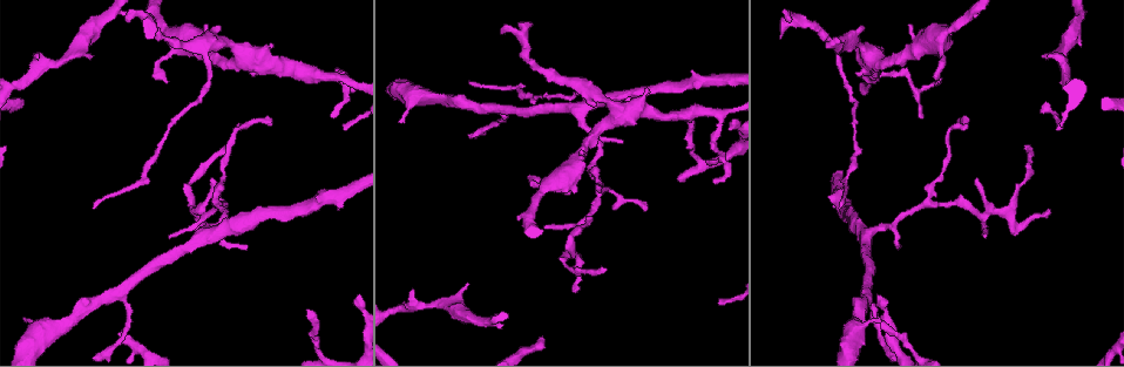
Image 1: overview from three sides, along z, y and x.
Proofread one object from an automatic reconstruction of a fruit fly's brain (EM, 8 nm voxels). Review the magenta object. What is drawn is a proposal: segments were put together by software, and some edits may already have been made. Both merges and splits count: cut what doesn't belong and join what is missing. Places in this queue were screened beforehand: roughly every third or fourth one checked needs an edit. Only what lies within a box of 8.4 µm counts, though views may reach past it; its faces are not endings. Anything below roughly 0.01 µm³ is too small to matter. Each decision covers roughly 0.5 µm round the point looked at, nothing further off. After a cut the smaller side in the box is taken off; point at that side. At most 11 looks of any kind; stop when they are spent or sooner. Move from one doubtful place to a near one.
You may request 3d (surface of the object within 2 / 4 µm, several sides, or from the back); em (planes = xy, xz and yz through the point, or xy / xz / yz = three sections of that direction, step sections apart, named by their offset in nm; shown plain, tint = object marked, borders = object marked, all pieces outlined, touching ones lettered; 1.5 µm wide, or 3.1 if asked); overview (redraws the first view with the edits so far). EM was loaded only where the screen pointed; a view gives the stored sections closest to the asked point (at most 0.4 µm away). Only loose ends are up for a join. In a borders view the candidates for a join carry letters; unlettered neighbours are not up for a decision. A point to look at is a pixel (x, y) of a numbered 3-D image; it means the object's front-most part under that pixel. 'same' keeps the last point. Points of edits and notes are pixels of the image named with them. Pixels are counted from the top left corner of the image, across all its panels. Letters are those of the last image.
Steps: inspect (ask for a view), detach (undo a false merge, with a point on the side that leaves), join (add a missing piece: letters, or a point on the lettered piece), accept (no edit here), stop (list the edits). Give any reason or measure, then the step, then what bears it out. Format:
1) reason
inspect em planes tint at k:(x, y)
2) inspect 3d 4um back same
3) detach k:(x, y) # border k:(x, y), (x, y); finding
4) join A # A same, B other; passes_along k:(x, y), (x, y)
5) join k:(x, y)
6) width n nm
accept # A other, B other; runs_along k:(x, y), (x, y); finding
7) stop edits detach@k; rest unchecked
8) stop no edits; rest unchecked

tapers out
inspect 3d 4um back at 1:(1047, 210)

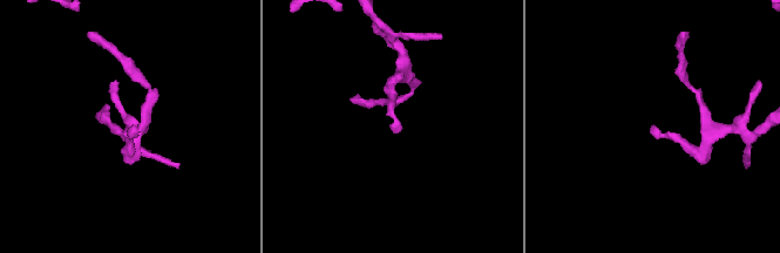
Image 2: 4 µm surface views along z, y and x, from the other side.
need the tissue
inspect em planes borders at 2:(653, 128)

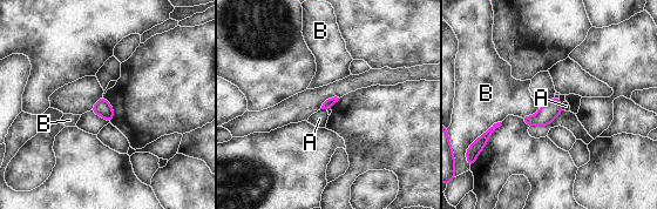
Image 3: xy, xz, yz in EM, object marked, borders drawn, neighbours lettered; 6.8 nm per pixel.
accept # A other, B other; border 3:(320, 108), (326, 110); none of them fits

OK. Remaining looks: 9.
an open end
inspect em yz step 8 borders at 1:(468, 283)

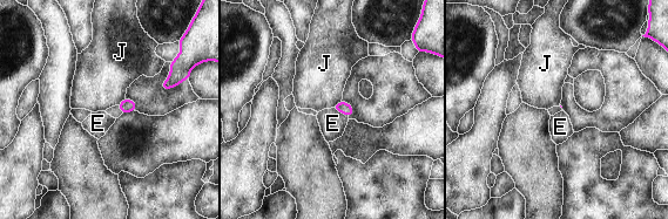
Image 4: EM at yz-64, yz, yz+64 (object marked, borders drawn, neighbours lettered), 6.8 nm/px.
accept # E other, J other; border 4:(341, 100), (332, 107); no lettered piece goes on from it

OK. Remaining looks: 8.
an open end
inspect 3d 4um at 1:(268, 120)

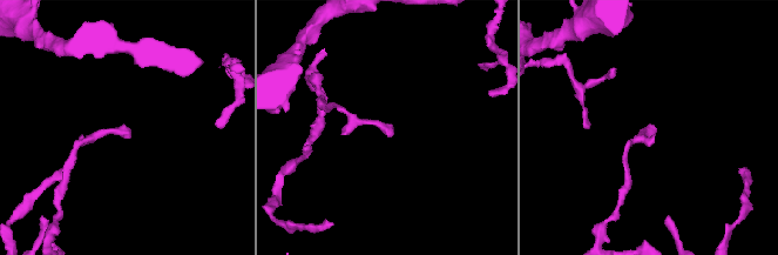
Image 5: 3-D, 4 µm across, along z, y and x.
inspect em planes borders at 5:(655, 130)

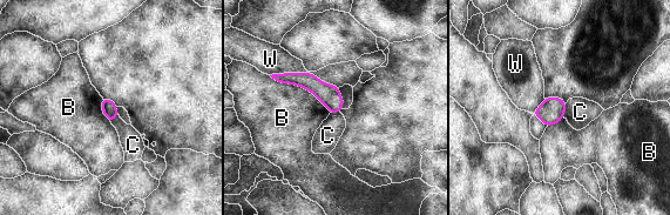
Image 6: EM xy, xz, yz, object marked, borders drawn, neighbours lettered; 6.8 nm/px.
accept # B other, C other, W other; runs_along 6:(276, 76), (306, 80), (339, 105); no lettered piece goes on from it

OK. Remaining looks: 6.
free end
inspect em planes borders at 1:(529, 21)

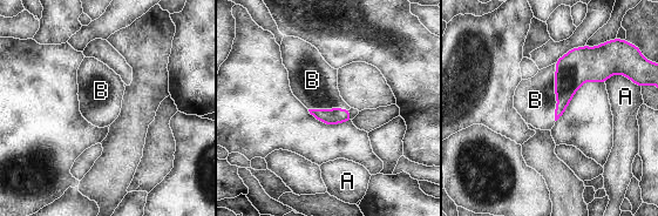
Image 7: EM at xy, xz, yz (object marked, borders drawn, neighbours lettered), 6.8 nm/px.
join B # A other, B same; passes_along 7:(577, 66), (555, 93), (535, 100); the neuron continues

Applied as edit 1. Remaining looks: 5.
stop edits join@7; rest unchecked

